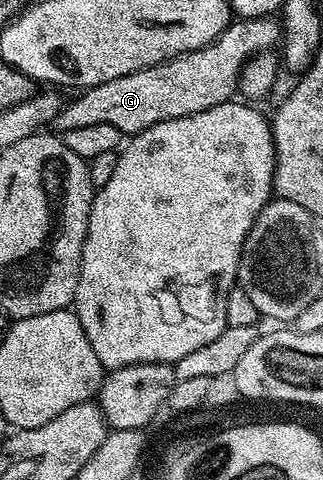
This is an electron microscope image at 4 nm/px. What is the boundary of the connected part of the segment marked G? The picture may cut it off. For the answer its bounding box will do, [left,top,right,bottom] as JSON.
[52,16,282,135]

